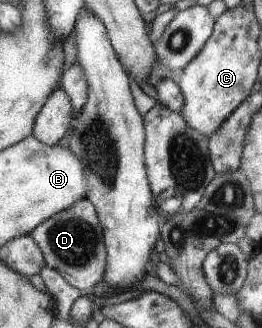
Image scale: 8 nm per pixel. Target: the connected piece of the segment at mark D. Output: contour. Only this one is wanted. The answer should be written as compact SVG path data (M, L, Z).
M89 199L75 201L70 207L40 222L29 234L39 247L45 266L56 270L73 288L93 288L102 280L106 250L102 228Z

